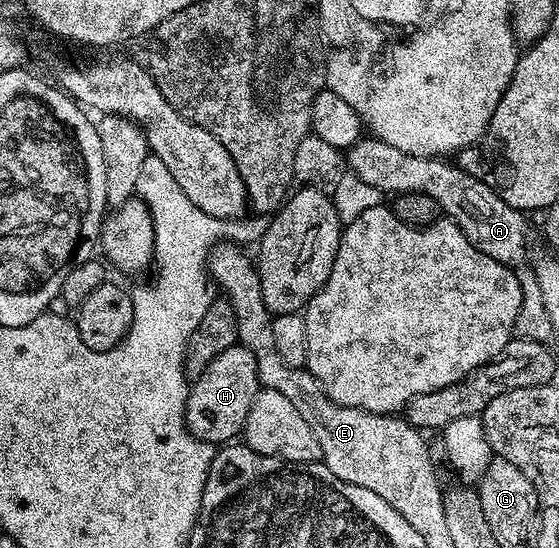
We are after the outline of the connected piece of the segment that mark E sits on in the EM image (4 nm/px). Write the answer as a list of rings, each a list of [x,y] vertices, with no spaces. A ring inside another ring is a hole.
[[[231,242],[214,247],[209,253],[207,270],[210,280],[216,286],[218,283],[225,290],[224,298],[235,313],[237,343],[246,347],[251,357],[255,357],[255,369],[259,373],[261,386],[275,389],[275,393],[283,393],[283,397],[287,397],[287,401],[291,401],[291,405],[299,409],[303,421],[307,421],[315,437],[319,437],[321,462],[327,469],[331,469],[331,473],[335,473],[335,477],[339,477],[339,481],[347,481],[351,485],[371,489],[371,493],[383,497],[383,501],[387,501],[387,505],[398,511],[411,526],[413,526],[413,515],[409,515],[409,511],[417,511],[417,515],[421,515],[421,511],[425,511],[425,515],[429,515],[429,511],[437,511],[437,496],[443,493],[443,489],[442,486],[437,485],[437,477],[433,473],[432,465],[429,464],[429,447],[421,436],[424,434],[418,428],[412,427],[403,417],[393,413],[374,415],[371,411],[360,411],[357,407],[340,407],[338,403],[325,396],[319,381],[307,369],[289,367],[287,361],[283,361],[283,357],[279,357],[279,352],[275,350],[275,336],[271,334],[273,316],[263,305],[254,260],[250,256],[248,259],[241,251],[244,250],[238,244]]]

